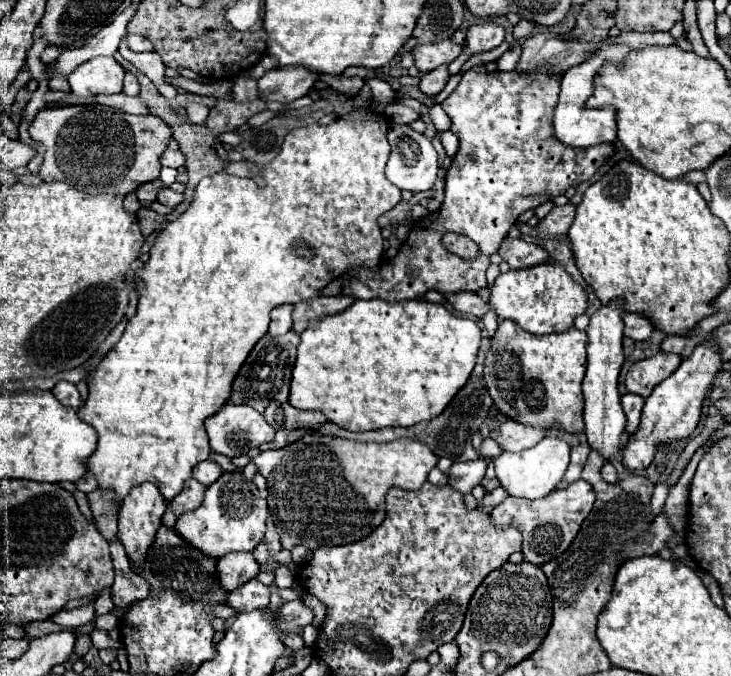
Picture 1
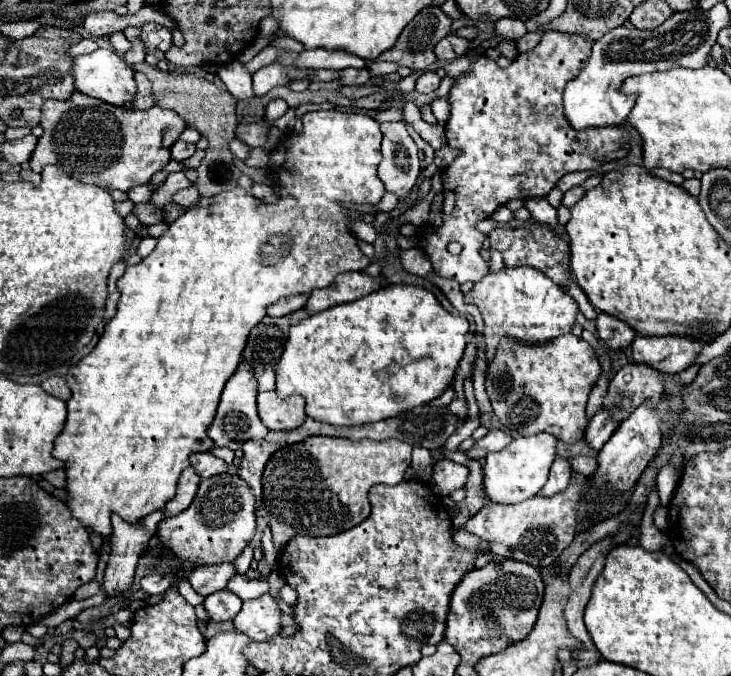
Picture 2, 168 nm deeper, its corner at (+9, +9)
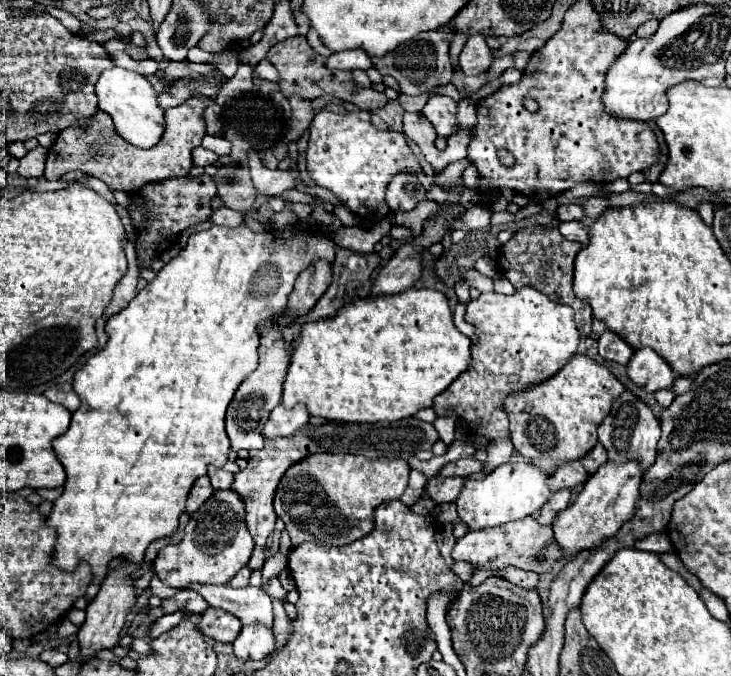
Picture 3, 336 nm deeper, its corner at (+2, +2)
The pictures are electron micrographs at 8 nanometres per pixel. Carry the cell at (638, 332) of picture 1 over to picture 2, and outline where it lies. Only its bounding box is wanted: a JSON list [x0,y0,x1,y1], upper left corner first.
[597,312,635,350]

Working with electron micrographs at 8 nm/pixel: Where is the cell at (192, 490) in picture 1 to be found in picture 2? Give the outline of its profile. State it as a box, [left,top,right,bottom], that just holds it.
[163,468,201,516]

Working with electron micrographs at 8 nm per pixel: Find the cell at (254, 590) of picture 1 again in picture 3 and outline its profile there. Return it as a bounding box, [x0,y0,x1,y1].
[196,607,242,643]

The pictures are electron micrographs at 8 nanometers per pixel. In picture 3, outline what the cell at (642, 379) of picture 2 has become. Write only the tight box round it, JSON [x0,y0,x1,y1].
[598,391,660,473]

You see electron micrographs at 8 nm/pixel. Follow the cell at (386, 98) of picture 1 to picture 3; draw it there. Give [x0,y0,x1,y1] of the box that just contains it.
[326,51,372,71]

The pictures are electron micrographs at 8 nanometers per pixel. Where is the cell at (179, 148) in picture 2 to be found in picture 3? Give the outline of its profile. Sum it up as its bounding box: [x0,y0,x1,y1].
[192,147,218,167]

